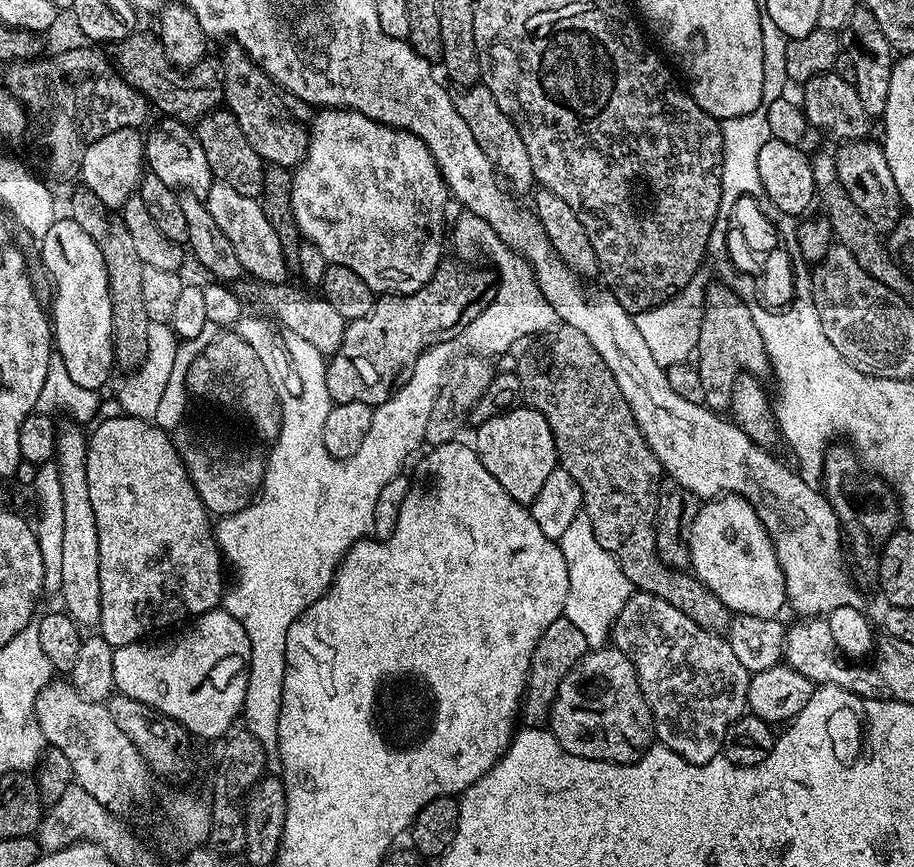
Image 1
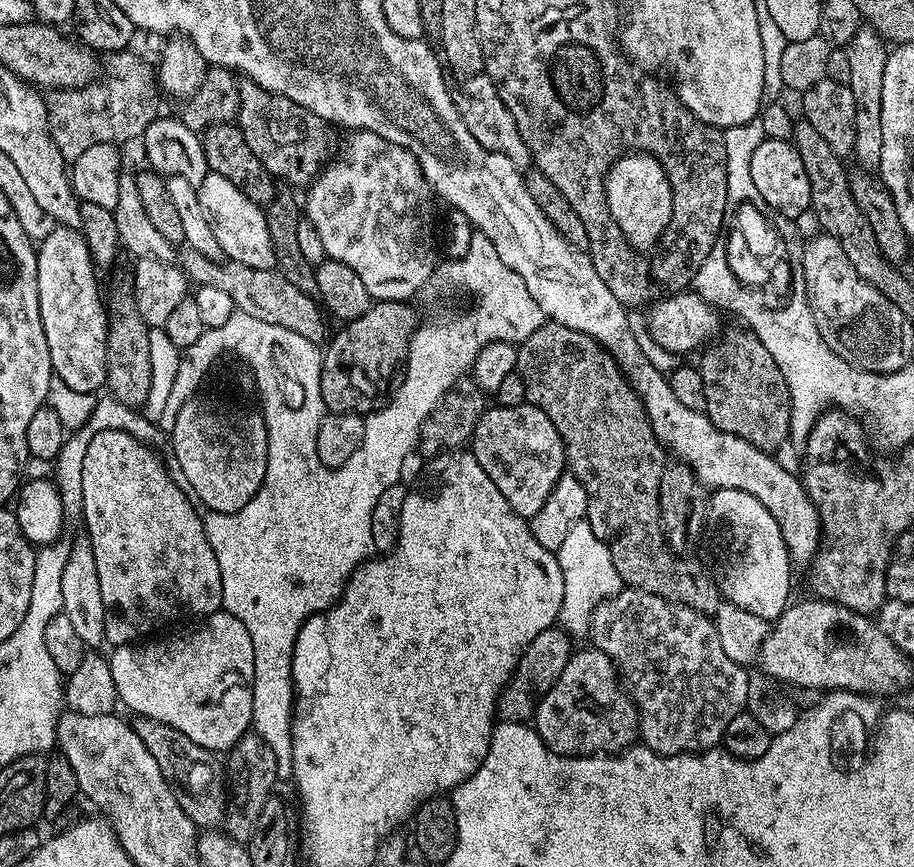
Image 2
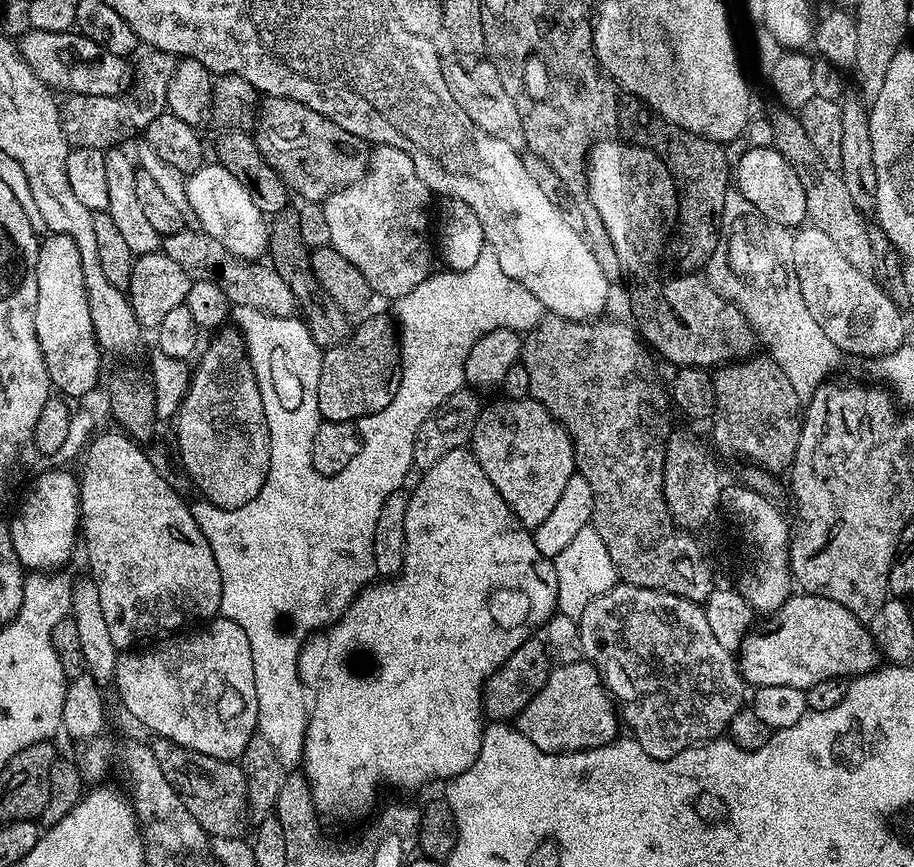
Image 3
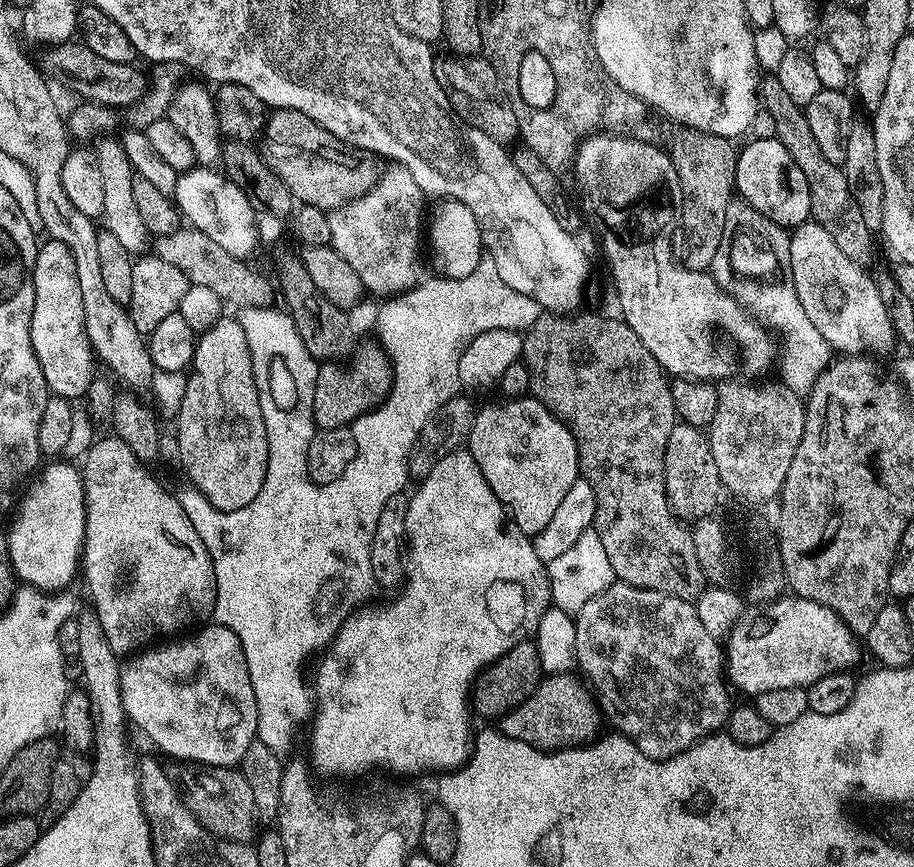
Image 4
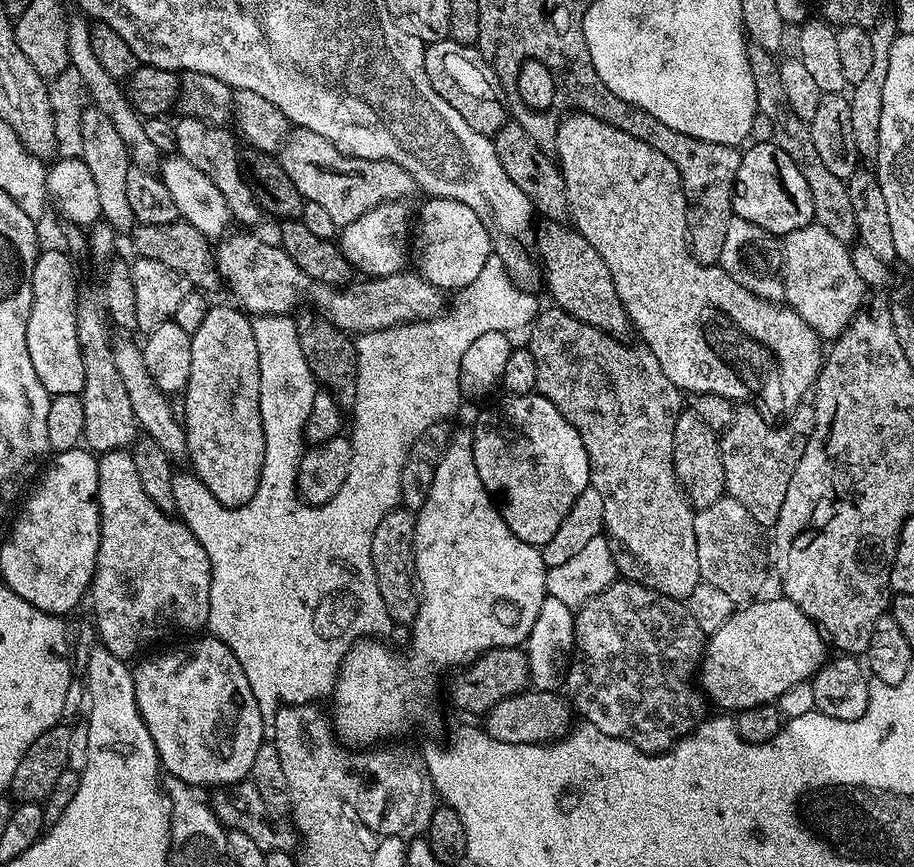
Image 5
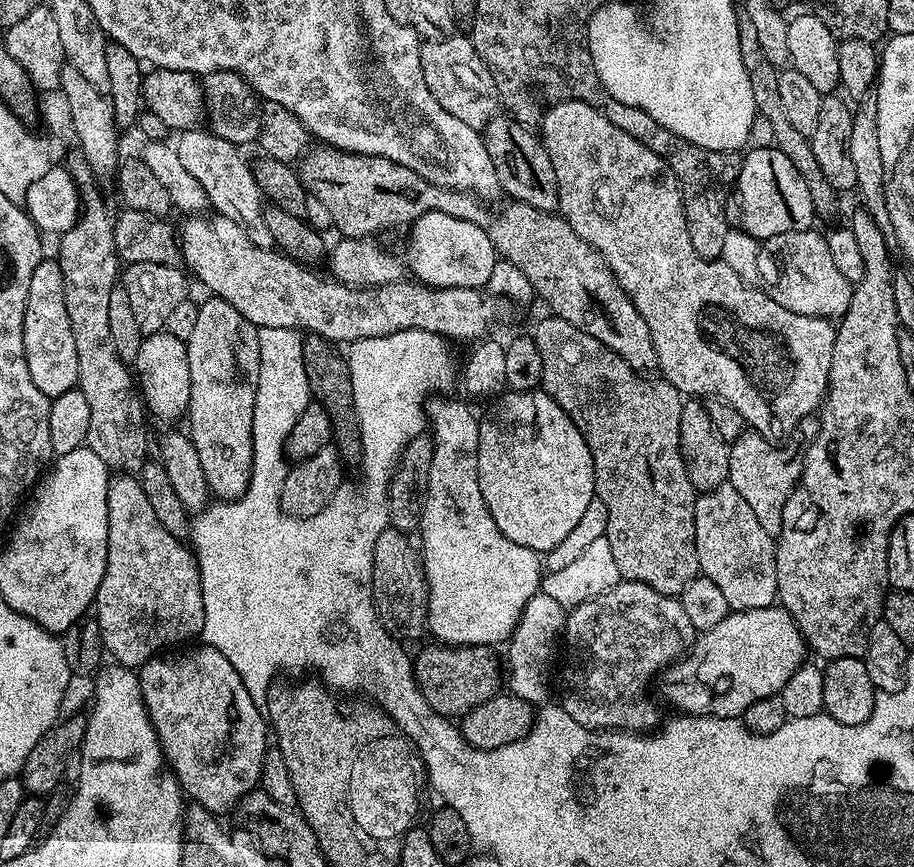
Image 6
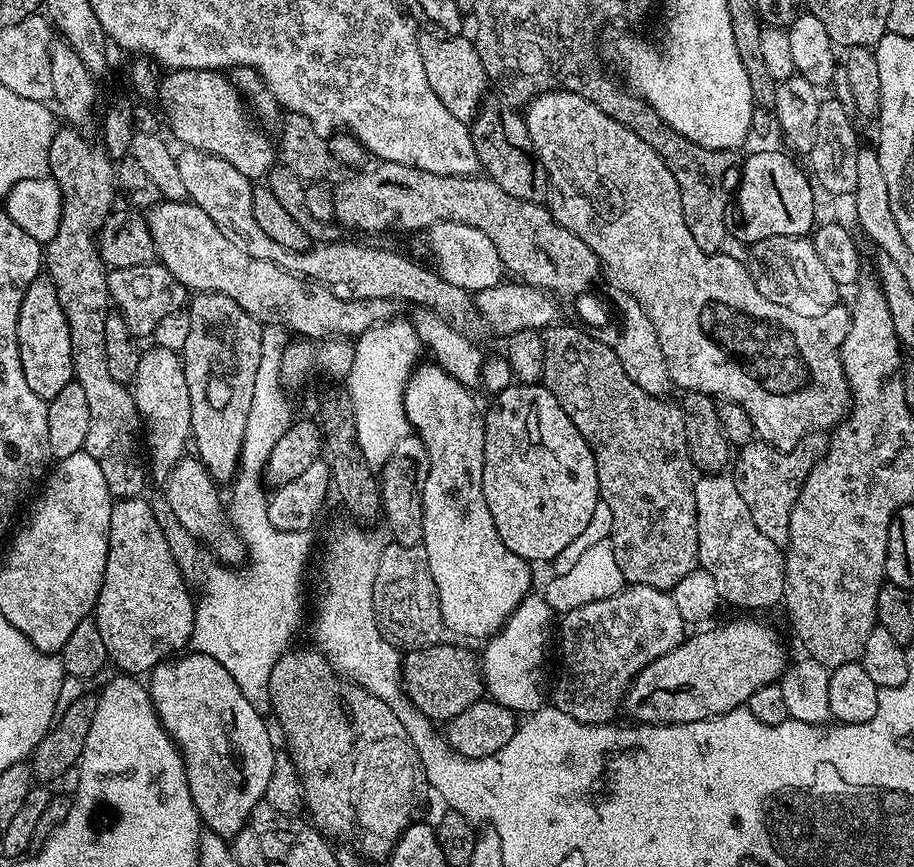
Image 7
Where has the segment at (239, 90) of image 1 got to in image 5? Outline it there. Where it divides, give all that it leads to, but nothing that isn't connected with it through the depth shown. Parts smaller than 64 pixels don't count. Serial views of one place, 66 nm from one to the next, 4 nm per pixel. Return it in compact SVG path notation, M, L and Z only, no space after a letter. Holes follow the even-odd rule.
M293 127L288 134L288 140L280 148L278 159L282 170L286 170L286 175L294 186L298 186L298 194L304 197L307 202L318 202L334 218L337 226L343 226L362 218L370 210L374 210L379 204L391 204L393 202L404 202L407 196L417 195L416 179L402 166L398 166L389 160L367 160L357 156L345 156L339 152L322 134L314 134L314 130Z

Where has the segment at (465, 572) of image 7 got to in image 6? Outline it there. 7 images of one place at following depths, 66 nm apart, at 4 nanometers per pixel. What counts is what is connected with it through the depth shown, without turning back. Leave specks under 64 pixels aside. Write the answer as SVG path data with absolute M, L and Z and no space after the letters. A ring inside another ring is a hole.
M434 398L426 406L430 417L430 435L433 442L433 462L430 466L428 492L424 496L423 512L418 529L418 540L422 545L422 559L424 562L424 577L428 580L428 627L429 633L437 636L439 643L444 646L471 646L474 644L487 644L489 646L503 645L512 631L518 626L522 610L526 610L526 602L534 598L534 594L542 588L542 560L539 555L526 546L518 546L518 542L510 542L502 530L498 530L498 522L490 518L490 510L486 506L486 498L482 498L482 490L478 486L478 430L480 421L477 413L472 413L460 400L452 398Z

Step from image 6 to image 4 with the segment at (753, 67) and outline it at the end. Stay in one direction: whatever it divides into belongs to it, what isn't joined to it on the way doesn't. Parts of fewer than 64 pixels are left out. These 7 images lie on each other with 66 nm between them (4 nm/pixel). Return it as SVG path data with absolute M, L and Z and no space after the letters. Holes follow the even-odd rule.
M761 75L758 100L774 117L776 139L782 142L782 146L786 146L786 151L790 158L794 158L798 170L806 174L806 186L810 186L811 219L820 224L822 230L830 234L830 238L834 238L838 250L842 250L846 258L850 258L855 264L867 265L868 255L872 252L874 233L868 229L862 213L858 211L858 205L854 203L854 194L850 194L850 186L846 186L843 167L830 162L826 154L822 154L817 140L814 139L814 133L810 131L810 122L806 118L804 108L791 100L790 94L786 94L776 75Z

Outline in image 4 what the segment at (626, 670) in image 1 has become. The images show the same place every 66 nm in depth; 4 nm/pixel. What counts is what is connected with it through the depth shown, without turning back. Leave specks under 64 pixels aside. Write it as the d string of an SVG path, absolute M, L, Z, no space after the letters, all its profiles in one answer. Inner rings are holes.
M552 674L541 679L540 684L518 706L505 712L498 720L498 731L506 738L526 742L542 752L554 752L562 748L578 748L597 739L601 731L602 713L593 693L572 674Z

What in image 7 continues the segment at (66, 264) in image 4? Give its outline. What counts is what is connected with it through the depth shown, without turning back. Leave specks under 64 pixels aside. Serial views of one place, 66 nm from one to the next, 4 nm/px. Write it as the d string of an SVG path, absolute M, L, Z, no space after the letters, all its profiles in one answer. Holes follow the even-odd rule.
M47 274L37 276L26 290L26 298L22 298L22 306L18 310L18 346L22 358L22 374L26 378L26 386L34 390L43 400L50 401L54 394L59 394L67 384L73 383L72 347L70 346L70 330L66 322L66 314L58 302L58 290Z

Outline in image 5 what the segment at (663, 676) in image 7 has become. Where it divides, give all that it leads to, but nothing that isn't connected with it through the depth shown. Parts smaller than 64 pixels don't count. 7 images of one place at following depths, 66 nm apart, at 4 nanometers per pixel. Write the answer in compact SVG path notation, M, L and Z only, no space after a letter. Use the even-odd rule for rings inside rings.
M757 598L737 607L732 617L722 622L722 626L718 626L718 630L707 637L704 645L704 659L698 669L699 687L711 703L713 700L720 707L717 709L728 714L741 712L750 706L776 702L781 694L792 686L811 681L830 656L830 644L820 625L814 623L806 614L802 614L802 610L794 606L794 602L783 598L764 599Z

